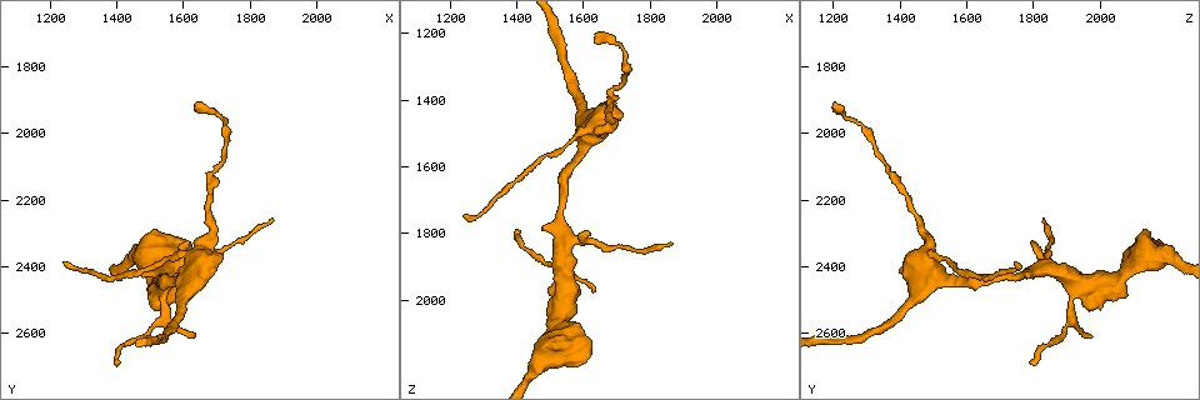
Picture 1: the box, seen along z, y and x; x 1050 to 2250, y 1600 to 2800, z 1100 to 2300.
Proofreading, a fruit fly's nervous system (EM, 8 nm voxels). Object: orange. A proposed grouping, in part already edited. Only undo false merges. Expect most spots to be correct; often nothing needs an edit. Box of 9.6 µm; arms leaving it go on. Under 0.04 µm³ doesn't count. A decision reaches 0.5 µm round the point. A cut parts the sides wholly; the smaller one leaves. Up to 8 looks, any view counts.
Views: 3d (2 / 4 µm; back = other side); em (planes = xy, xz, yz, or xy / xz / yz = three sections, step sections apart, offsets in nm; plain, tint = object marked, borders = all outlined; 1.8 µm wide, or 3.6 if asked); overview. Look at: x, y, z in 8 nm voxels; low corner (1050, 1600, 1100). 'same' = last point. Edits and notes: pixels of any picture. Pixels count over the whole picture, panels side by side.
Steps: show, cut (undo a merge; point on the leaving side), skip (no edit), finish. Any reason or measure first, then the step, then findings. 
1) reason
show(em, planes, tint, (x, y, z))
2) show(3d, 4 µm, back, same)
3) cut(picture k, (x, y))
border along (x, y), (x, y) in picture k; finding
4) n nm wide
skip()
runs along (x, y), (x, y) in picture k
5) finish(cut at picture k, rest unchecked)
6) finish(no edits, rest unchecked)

abrupt turn
show(em, planes, borders, (1530, 2420, 1840))

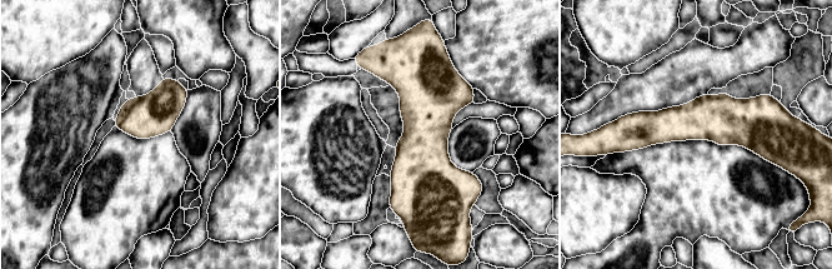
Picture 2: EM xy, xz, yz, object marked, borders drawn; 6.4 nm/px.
280 nm wide
skip()
runs along (625, 125), (752, 125), (775, 138) in picture 2; continuous, no second neuron

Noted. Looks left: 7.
thin neck
show(em, planes, tint, (1520, 2380, 2110))

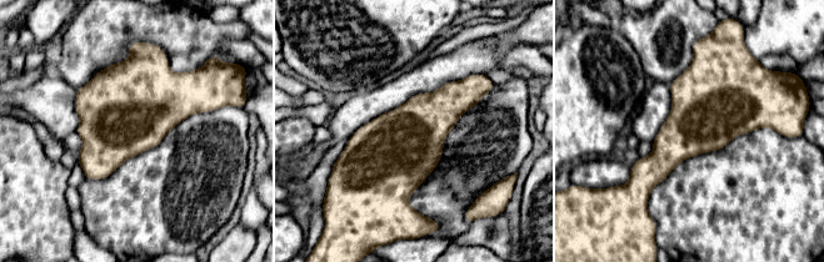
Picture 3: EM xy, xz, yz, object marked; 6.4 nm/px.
skip()
continuous, no second neuron

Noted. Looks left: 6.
sudden change in width
show(3d, 4 µm, (1620, 2420, 1500))

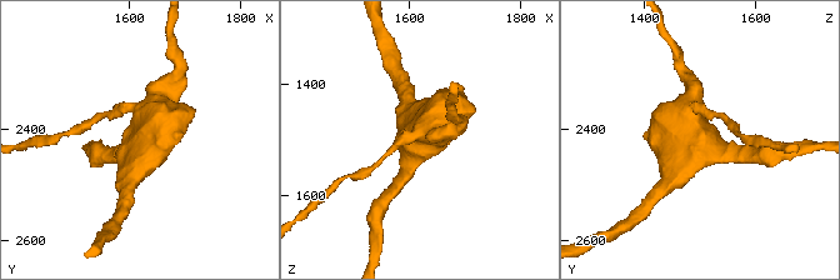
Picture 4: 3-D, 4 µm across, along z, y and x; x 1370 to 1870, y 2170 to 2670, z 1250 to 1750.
now the EM
show(em, 3.6 µm, planes, tint, (1625, 2420, 1505))

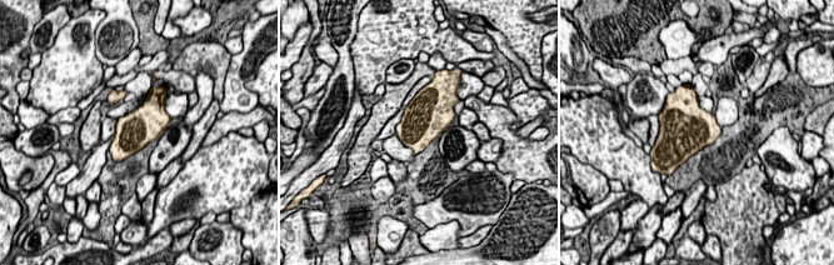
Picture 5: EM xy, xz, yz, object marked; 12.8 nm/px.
skip()
continuous, no second neuron

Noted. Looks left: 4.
finish(no edits, rest unchecked)

